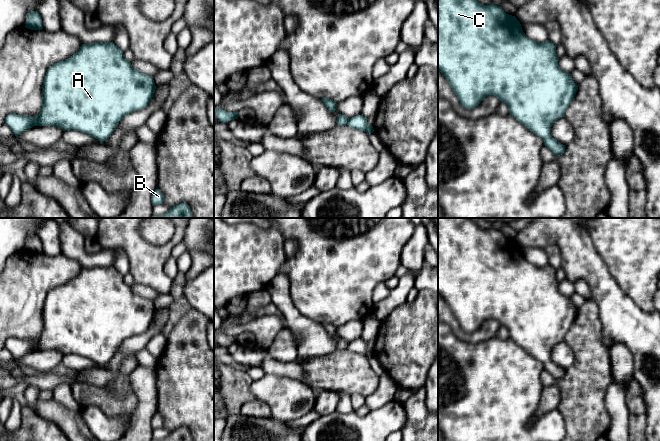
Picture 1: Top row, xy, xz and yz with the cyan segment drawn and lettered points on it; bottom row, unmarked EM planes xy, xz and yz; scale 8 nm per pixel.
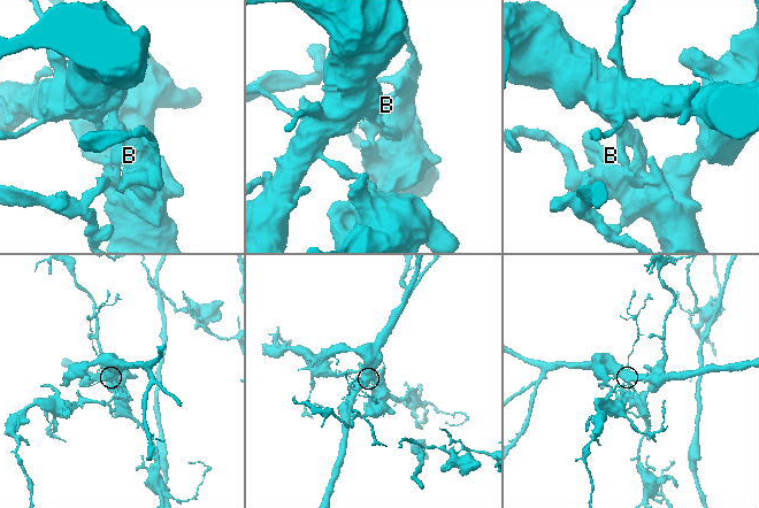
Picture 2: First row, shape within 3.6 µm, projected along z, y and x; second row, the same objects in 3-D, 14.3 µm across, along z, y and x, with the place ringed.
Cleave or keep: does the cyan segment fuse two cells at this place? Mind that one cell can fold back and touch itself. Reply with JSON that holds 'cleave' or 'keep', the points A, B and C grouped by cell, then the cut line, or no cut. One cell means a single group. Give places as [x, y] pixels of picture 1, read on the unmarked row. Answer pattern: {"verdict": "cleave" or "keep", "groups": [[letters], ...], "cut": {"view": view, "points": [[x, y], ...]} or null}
{"verdict": "cleave", "groups": [["A", "C"], ["B"]], "cut": {"view": "yz", "points": [[550, 358], [543, 363]]}}

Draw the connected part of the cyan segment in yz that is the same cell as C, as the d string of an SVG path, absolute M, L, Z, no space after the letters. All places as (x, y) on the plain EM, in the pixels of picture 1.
M438 218L438 294L448 305L456 318L461 329L467 333L474 333L488 319L496 320L501 326L508 329L509 338L535 357L543 364L549 361L553 347L564 341L564 338L574 323L578 310L571 302L570 297L566 297L559 292L559 282L556 278L556 269L547 264L543 267L532 265L522 254L520 246L515 240L506 238L501 230L492 228L482 229L469 218Z

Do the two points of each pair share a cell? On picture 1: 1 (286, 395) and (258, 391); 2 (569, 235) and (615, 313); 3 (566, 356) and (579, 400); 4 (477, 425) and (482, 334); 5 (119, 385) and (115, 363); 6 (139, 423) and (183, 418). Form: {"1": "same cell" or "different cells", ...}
{"1": "same cell", "2": "same cell", "3": "different cells", "4": "different cells", "5": "same cell", "6": "different cells"}

